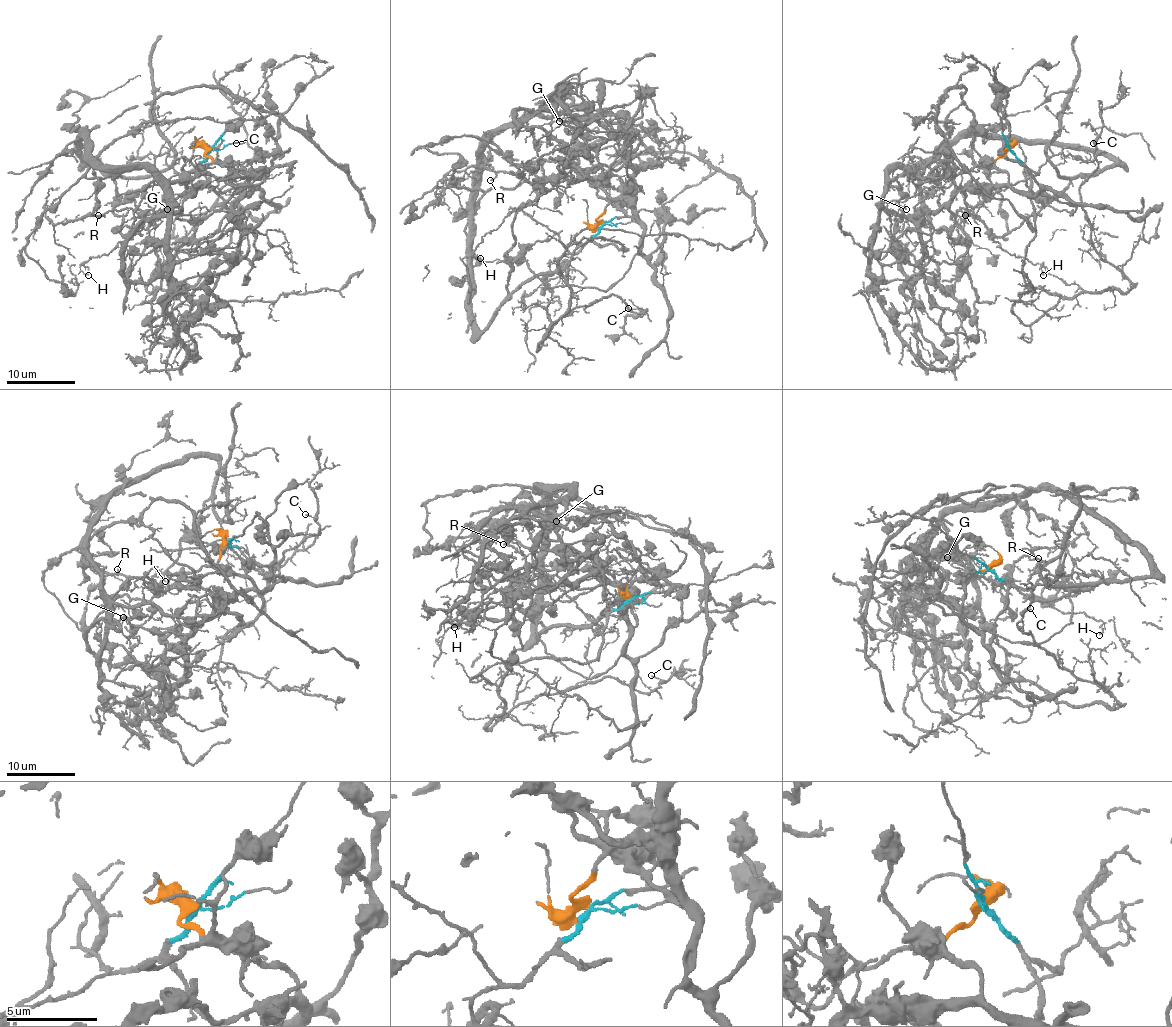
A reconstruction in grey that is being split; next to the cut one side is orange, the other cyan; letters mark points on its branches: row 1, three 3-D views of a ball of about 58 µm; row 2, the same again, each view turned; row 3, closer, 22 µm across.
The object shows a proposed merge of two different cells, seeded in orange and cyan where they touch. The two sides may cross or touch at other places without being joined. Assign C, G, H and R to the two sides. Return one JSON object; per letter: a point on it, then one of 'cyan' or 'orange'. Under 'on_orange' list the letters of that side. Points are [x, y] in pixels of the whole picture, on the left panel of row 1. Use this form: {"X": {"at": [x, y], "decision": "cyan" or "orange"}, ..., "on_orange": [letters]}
{"C": {"at": [236, 143], "decision": "cyan"}, "G": {"at": [167, 209], "decision": "orange"}, "H": {"at": [88, 275], "decision": "orange"}, "R": {"at": [98, 215], "decision": "orange"}, "on_orange": ["G", "H", "R"]}

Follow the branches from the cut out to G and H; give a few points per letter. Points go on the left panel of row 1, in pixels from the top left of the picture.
G: (209, 148), (206, 155), (244, 174), (240, 188), (263, 176), (196, 174), (170, 186), (178, 207), (166, 209)
H: (209, 148), (206, 155), (227, 161), (249, 181), (216, 192), (185, 190), (111, 250), (80, 266), (89, 274)

